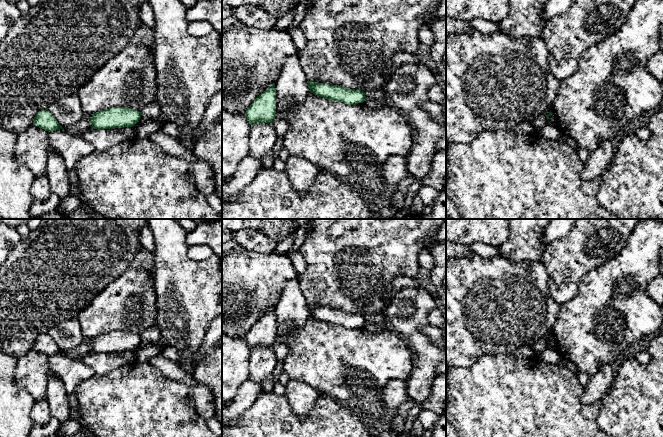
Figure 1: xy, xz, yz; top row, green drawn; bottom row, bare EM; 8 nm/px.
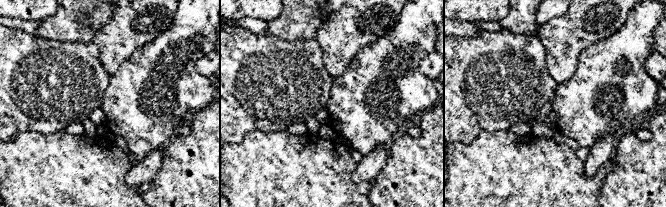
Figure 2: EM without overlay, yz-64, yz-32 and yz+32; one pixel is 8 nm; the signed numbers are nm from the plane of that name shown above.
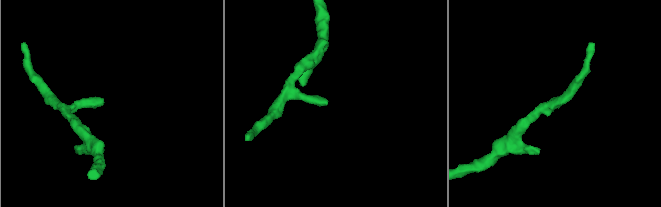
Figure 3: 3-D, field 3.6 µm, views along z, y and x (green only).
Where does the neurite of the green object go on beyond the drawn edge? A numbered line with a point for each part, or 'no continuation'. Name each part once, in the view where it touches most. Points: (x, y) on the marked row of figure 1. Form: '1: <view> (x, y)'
no continuation

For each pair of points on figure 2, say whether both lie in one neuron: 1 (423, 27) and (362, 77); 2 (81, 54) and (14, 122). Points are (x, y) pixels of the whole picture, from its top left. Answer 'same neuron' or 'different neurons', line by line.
1: same neuron
2: same neuron

